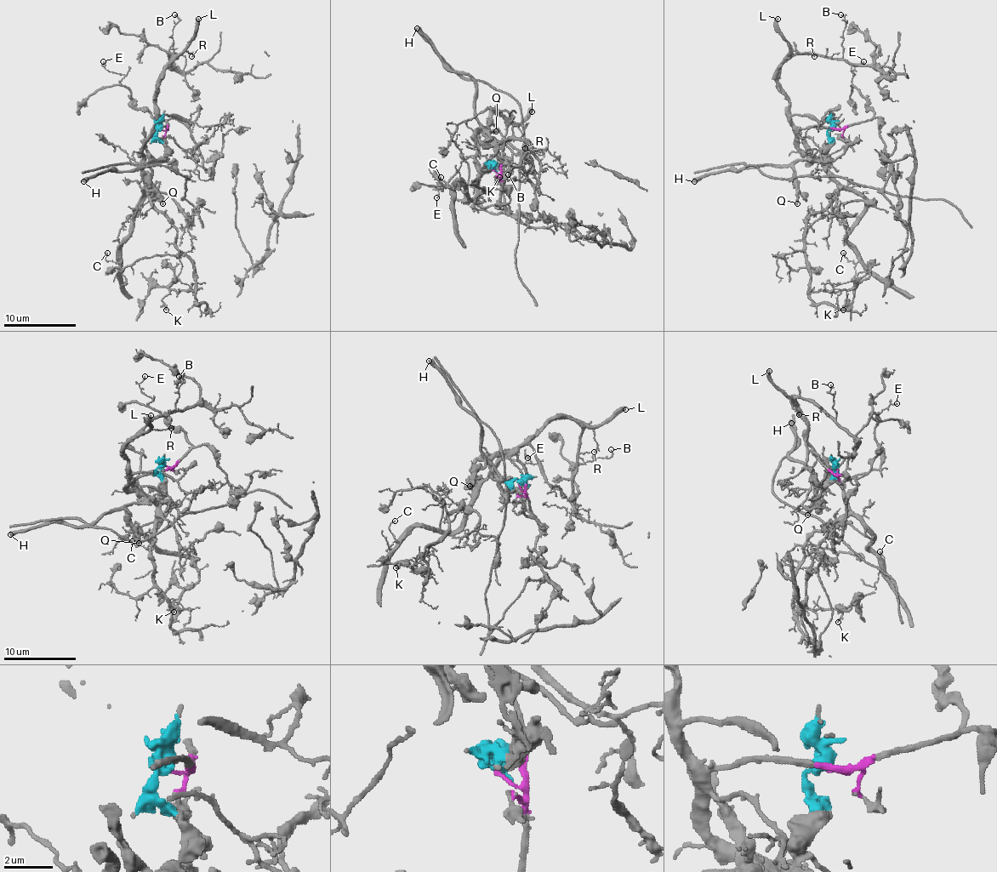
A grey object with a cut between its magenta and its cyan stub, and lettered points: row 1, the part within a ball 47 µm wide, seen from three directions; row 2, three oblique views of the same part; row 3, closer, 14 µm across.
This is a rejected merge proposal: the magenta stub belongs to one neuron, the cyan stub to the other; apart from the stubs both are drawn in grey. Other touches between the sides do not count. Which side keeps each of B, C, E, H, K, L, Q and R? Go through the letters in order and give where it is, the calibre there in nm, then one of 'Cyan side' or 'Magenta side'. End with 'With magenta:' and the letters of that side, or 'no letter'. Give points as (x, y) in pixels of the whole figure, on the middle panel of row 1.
B: Place: (508, 174). Thickness 110 nm. Magenta side
C: Place: (441, 177). Thickness 100 nm. Magenta side
E: Place: (436, 197). Thickness 110 nm. Magenta side
H: Place: (417, 28). Thickness 480 nm. Cyan side
K: Place: (499, 177). Thickness 180 nm. Magenta side
L: Place: (532, 111). Thickness 360 nm. Magenta side
Q: Place: (496, 131). Thickness 280 nm. Cyan side
R: Place: (525, 148). Thickness 130 nm. Magenta side
With magenta: B, C, E, K, L, R

